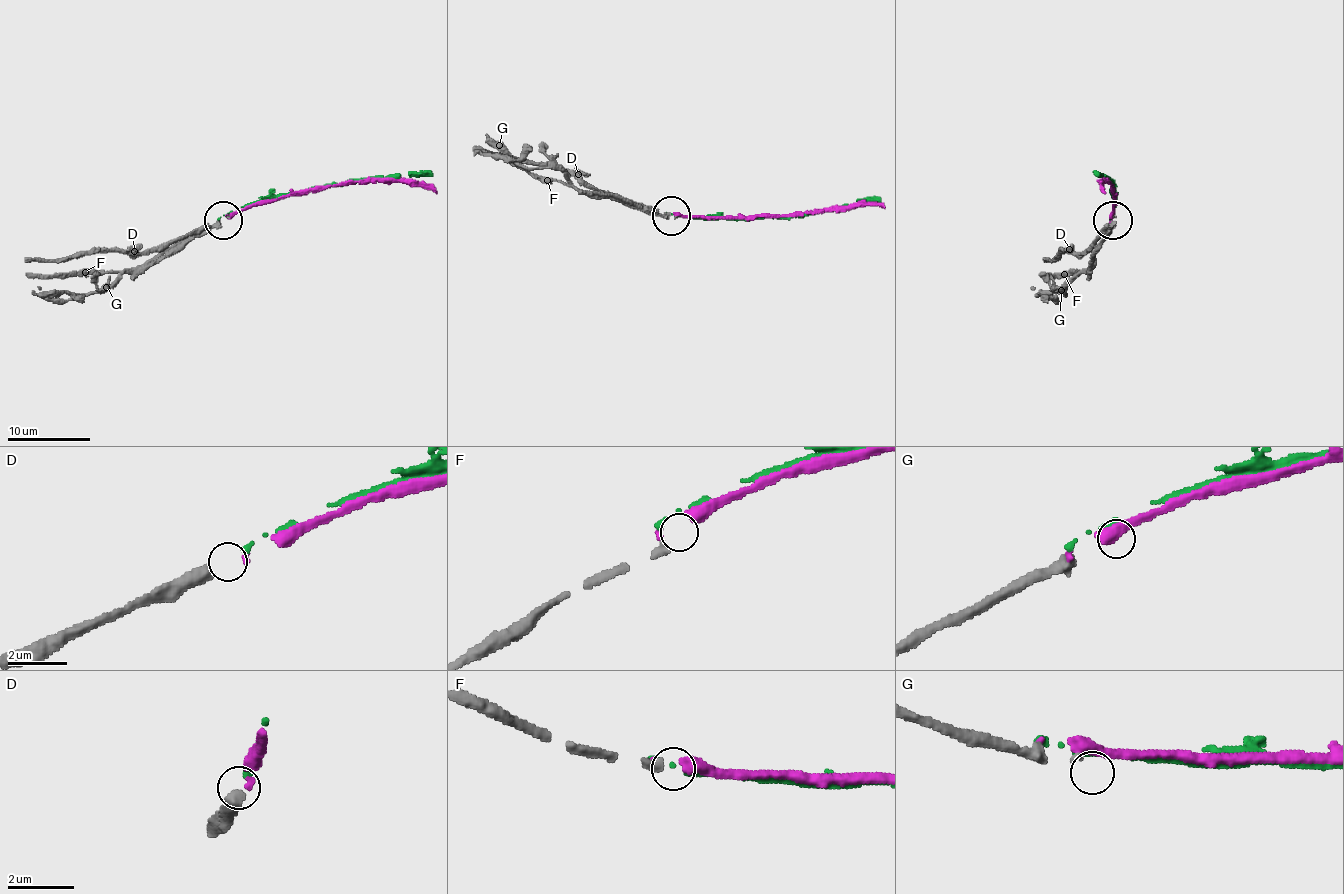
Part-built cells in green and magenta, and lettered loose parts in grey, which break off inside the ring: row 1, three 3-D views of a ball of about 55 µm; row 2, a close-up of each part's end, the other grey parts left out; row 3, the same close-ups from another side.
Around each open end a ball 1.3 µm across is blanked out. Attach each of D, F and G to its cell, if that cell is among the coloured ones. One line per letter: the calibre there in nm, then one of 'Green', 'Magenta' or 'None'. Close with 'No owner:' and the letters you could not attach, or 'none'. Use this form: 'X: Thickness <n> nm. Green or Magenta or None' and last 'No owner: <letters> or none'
D: Thickness 460 nm. Green
F: Thickness 240 nm. None
G: Thickness 80 nm. None
No owner: F, G

